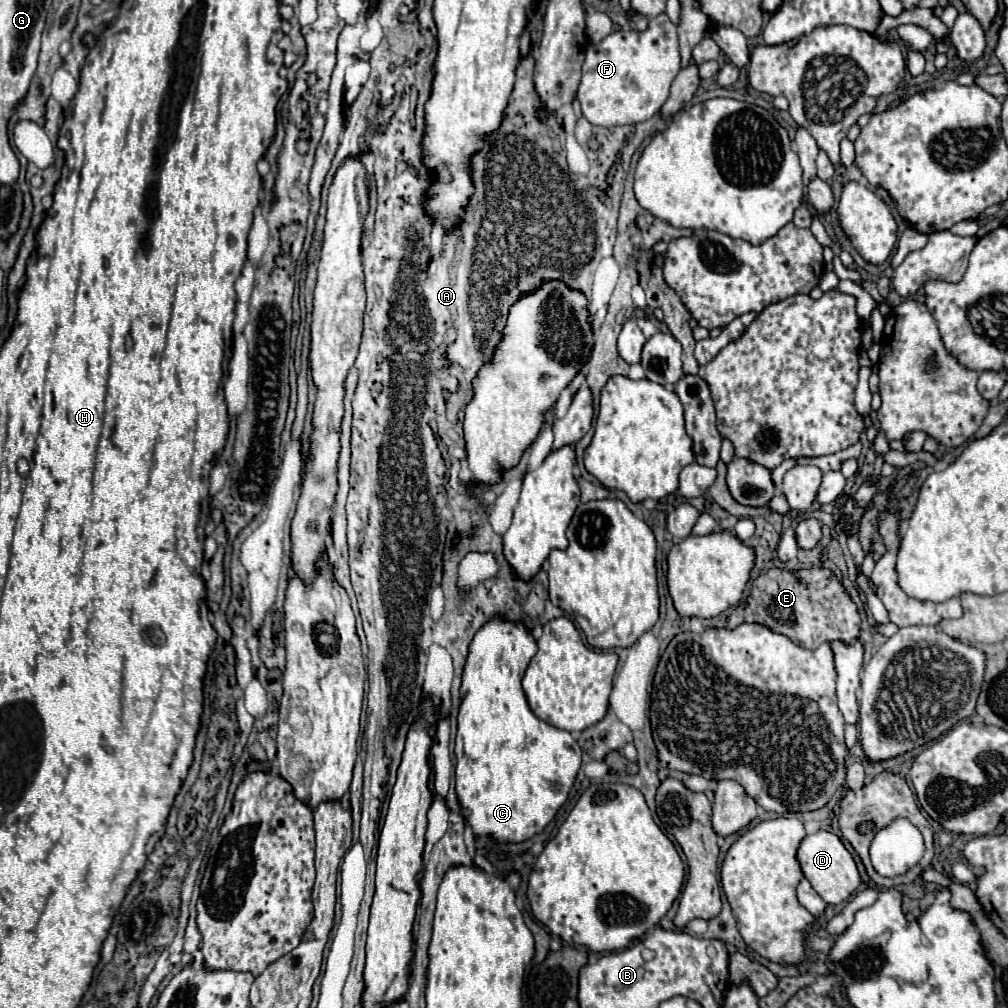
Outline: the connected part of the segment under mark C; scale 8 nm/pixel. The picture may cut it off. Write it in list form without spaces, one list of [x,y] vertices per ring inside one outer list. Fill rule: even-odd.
[[[490,618],[472,638],[462,672],[458,734],[456,734],[456,792],[462,806],[470,808],[468,824],[474,834],[492,834],[496,840],[522,842],[542,832],[568,798],[580,768],[580,748],[570,732],[540,720],[528,706],[520,680],[538,646],[522,622]]]

